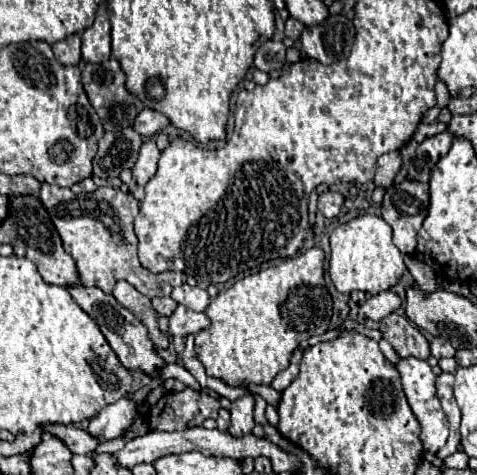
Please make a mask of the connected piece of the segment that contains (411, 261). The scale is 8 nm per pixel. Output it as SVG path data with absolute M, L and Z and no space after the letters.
M406 256L406 266L408 266L408 272L412 274L418 290L422 290L426 294L436 290L436 276L428 264L418 262L414 256Z

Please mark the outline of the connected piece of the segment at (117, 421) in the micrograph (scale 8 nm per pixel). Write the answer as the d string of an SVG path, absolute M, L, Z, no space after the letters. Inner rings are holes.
M130 398L118 400L116 404L110 404L108 408L104 408L98 416L94 416L88 422L86 432L94 438L98 438L100 442L104 440L114 440L118 438L134 420L138 404L132 402Z

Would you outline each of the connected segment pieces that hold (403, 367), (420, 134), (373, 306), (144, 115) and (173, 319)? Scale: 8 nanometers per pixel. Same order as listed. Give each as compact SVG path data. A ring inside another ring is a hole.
M402 358L398 364L396 364L398 372L400 372L400 378L402 378L402 386L404 386L404 394L408 398L408 404L412 408L412 412L416 414L418 422L422 424L422 432L420 432L420 440L424 444L424 450L426 452L438 452L446 440L448 440L448 420L446 420L446 414L440 406L440 400L436 396L436 374L432 372L430 364L426 360L420 360L420 358Z
M434 122L434 124L420 124L418 126L418 130L416 130L416 134L414 134L414 140L416 142L420 142L420 140L424 140L426 136L436 136L438 132L442 132L446 128L446 124L444 122Z
M384 290L384 292L372 296L364 306L360 306L360 316L380 322L388 314L392 314L396 308L400 308L400 304L402 304L402 298L398 294Z
M144 108L144 110L134 118L134 124L132 124L132 128L134 128L138 134L146 136L146 138L158 134L164 126L168 126L168 118L166 118L164 114L160 114L160 112L152 112L150 108Z
M178 306L170 316L170 334L172 336L188 336L198 334L200 330L210 326L210 318L202 312L194 312L186 306Z

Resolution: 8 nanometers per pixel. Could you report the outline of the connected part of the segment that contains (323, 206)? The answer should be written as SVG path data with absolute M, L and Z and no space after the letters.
M324 192L320 198L318 198L318 210L326 216L326 218L334 218L338 216L338 212L342 210L344 206L344 196L340 192Z

